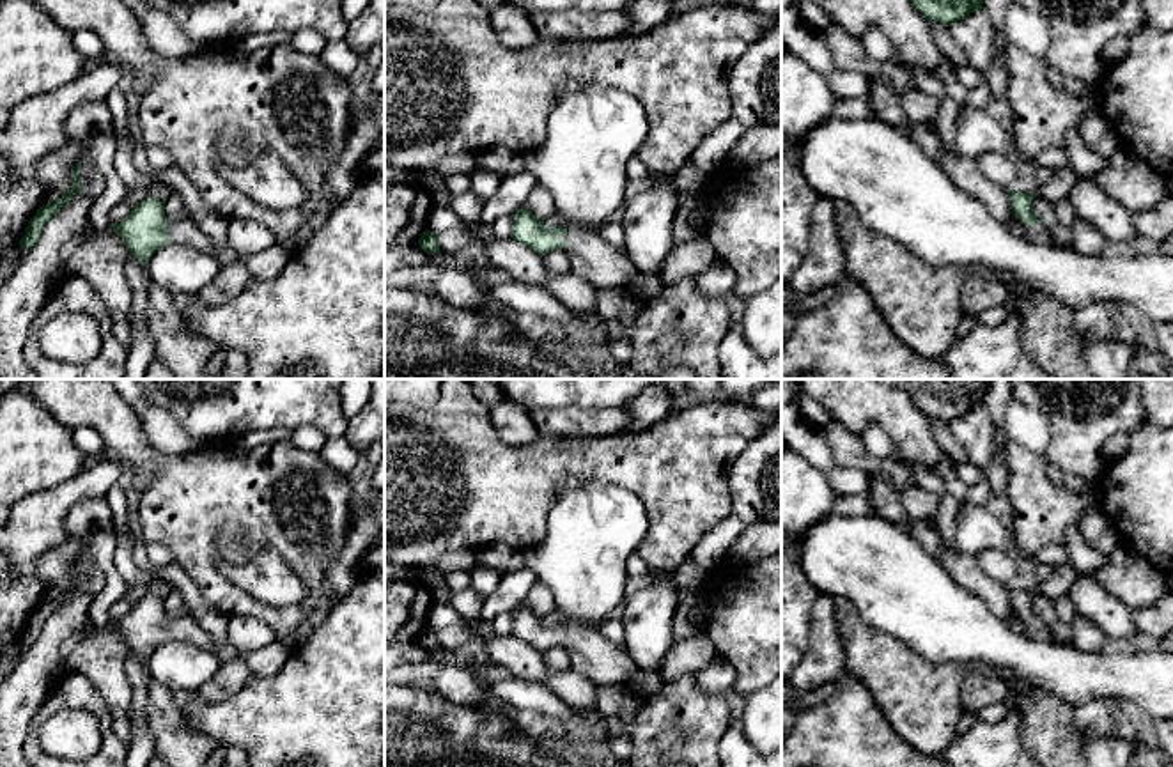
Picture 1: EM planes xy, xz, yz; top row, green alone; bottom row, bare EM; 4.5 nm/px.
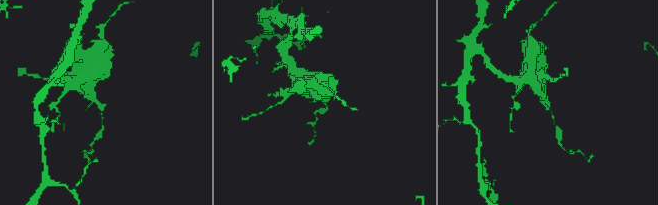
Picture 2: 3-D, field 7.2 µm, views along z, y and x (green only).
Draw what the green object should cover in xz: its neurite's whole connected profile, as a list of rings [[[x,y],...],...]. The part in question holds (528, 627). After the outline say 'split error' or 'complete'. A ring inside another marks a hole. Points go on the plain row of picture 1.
[[[526,604],[514,611],[510,634],[540,652],[563,645],[571,668],[595,686],[627,684],[640,670],[624,643],[606,639],[594,627],[546,625]]]; split error

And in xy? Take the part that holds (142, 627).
[[[151,593],[136,600],[122,618],[113,620],[110,625],[126,639],[129,650],[145,662],[149,654],[165,641],[198,645],[220,655],[214,639],[191,615],[168,618],[165,613],[165,599]]]; split error

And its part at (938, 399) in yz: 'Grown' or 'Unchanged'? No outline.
Unchanged

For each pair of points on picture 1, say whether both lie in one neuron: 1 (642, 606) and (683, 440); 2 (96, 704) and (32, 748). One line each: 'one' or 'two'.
1: two
2: one

